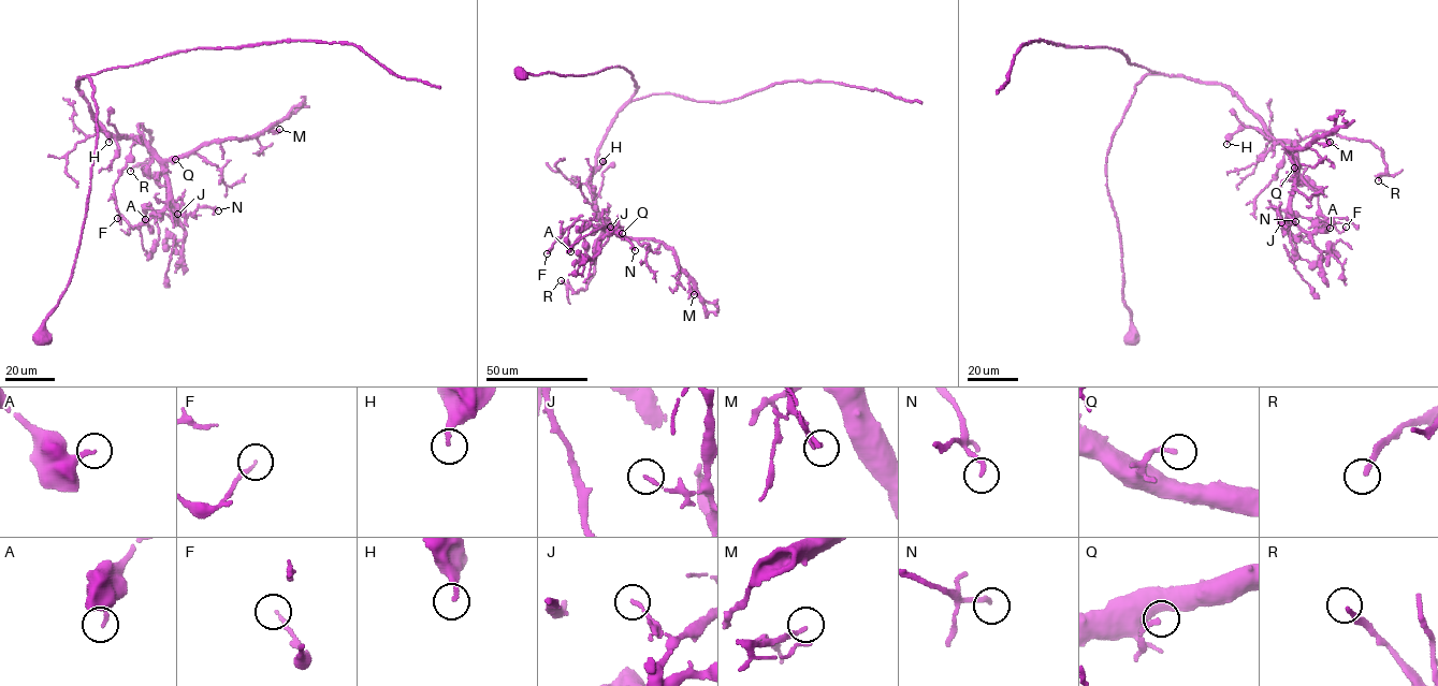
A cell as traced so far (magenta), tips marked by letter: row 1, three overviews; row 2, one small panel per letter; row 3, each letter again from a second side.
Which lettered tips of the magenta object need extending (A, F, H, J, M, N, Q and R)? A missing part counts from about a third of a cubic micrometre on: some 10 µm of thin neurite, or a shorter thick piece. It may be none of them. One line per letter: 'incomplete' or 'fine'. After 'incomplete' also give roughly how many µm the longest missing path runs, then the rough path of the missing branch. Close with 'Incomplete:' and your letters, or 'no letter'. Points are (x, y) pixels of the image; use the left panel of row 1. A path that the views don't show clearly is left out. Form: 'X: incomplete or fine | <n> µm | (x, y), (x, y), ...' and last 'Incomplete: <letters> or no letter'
A: fine
F: fine
H: fine
J: fine
M: fine
N: fine
Q: incomplete | 10 µm | (175, 159), (194, 155)
R: fine
Incomplete: Q

